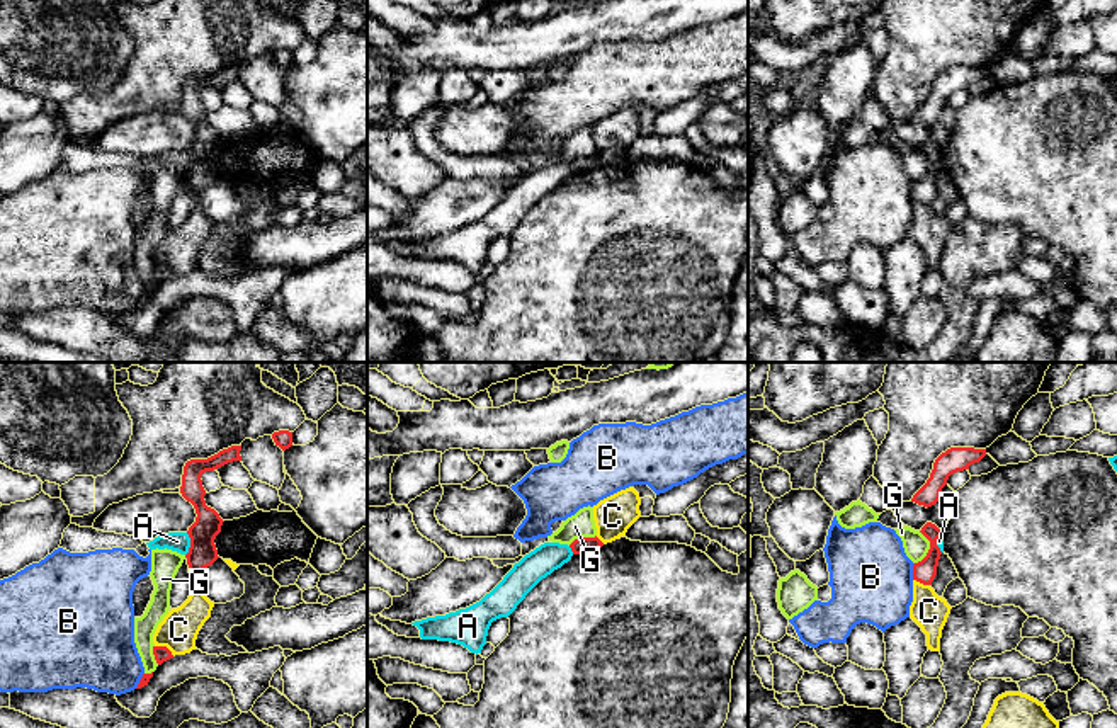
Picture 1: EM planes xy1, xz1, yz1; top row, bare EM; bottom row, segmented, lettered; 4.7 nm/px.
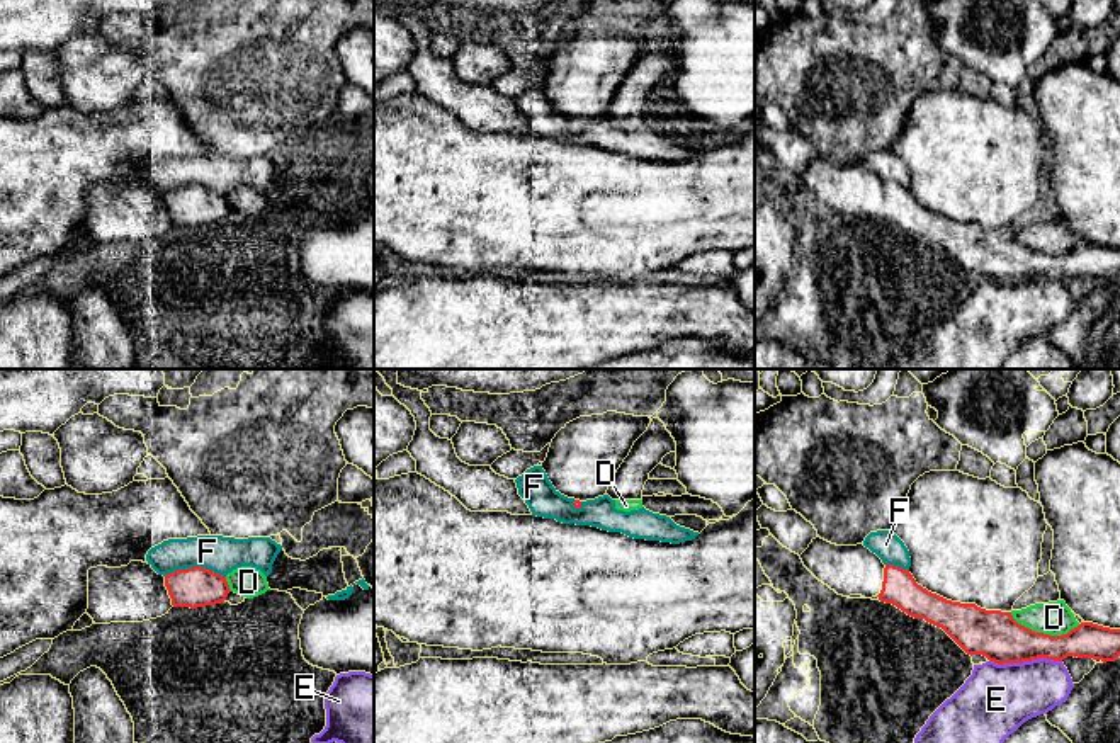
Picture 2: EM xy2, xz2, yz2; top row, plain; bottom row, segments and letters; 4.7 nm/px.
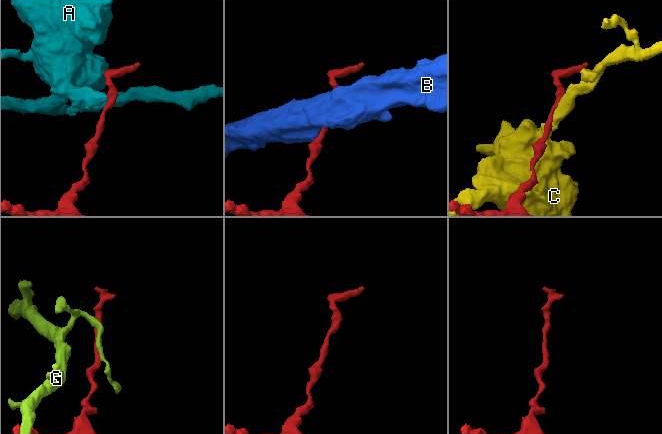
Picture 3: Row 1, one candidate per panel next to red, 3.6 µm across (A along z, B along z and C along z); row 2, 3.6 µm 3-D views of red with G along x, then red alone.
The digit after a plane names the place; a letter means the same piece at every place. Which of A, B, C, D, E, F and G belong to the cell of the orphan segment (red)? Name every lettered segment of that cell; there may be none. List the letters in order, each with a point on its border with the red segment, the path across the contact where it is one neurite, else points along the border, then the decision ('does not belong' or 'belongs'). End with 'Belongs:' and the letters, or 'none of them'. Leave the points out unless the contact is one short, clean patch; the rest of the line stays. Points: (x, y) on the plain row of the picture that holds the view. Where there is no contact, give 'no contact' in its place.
A: contact xy1 (191, 164); border xy1 (187, 152), (189, 170), (186, 174); does not belong
B: contact yz1 (913, 191); does not belong
C: contact xy1 (165, 266); does not belong
D: contact yz2 (1042, 252); does not belong
E: contact yz2 (1025, 279); border yz2 (989, 279), (998, 283), (1039, 277), (1061, 281); does not belong
F: contact xy2 (194, 186); border xy2 (164, 194), (174, 189), (204, 186), (225, 196); does not belong
G: contact yz1 (930, 167); does not belong
Belongs: none of them

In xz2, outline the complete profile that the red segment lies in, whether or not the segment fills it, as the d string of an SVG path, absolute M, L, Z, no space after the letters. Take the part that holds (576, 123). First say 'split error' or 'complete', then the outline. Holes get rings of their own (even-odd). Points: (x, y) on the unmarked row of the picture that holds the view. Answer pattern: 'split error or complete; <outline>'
split error; M617 31L580 36L556 53L542 88L556 111L581 128L583 121L607 114L617 88L649 43L649 36Z

